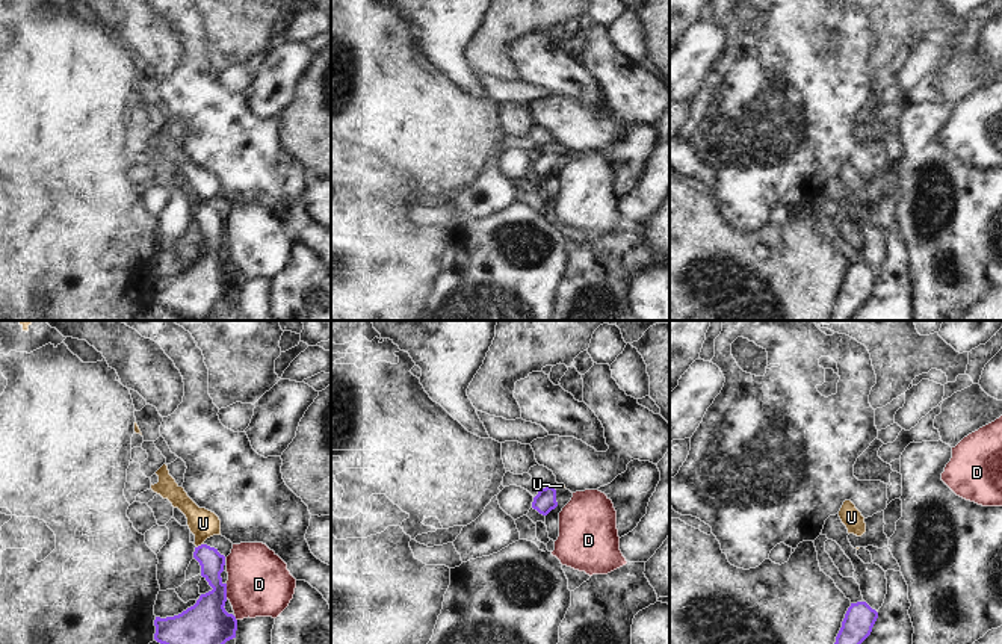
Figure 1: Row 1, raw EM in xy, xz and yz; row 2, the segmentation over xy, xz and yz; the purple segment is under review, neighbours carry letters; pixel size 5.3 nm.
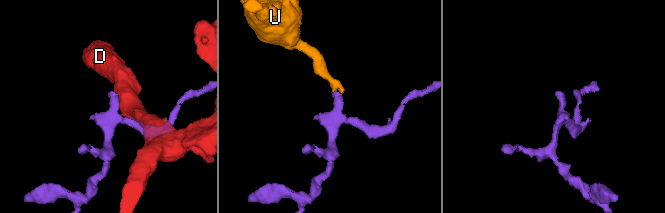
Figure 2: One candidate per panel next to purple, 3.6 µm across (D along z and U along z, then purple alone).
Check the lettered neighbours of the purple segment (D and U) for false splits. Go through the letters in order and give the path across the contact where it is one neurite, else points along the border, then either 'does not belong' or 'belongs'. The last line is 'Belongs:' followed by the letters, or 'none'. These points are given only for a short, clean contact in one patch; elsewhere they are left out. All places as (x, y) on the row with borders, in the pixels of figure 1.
D: along xy (225, 584), (227, 597) | does not belong
U: across xy (212, 563), (201, 544), (203, 523) | belongs
Belongs: U

